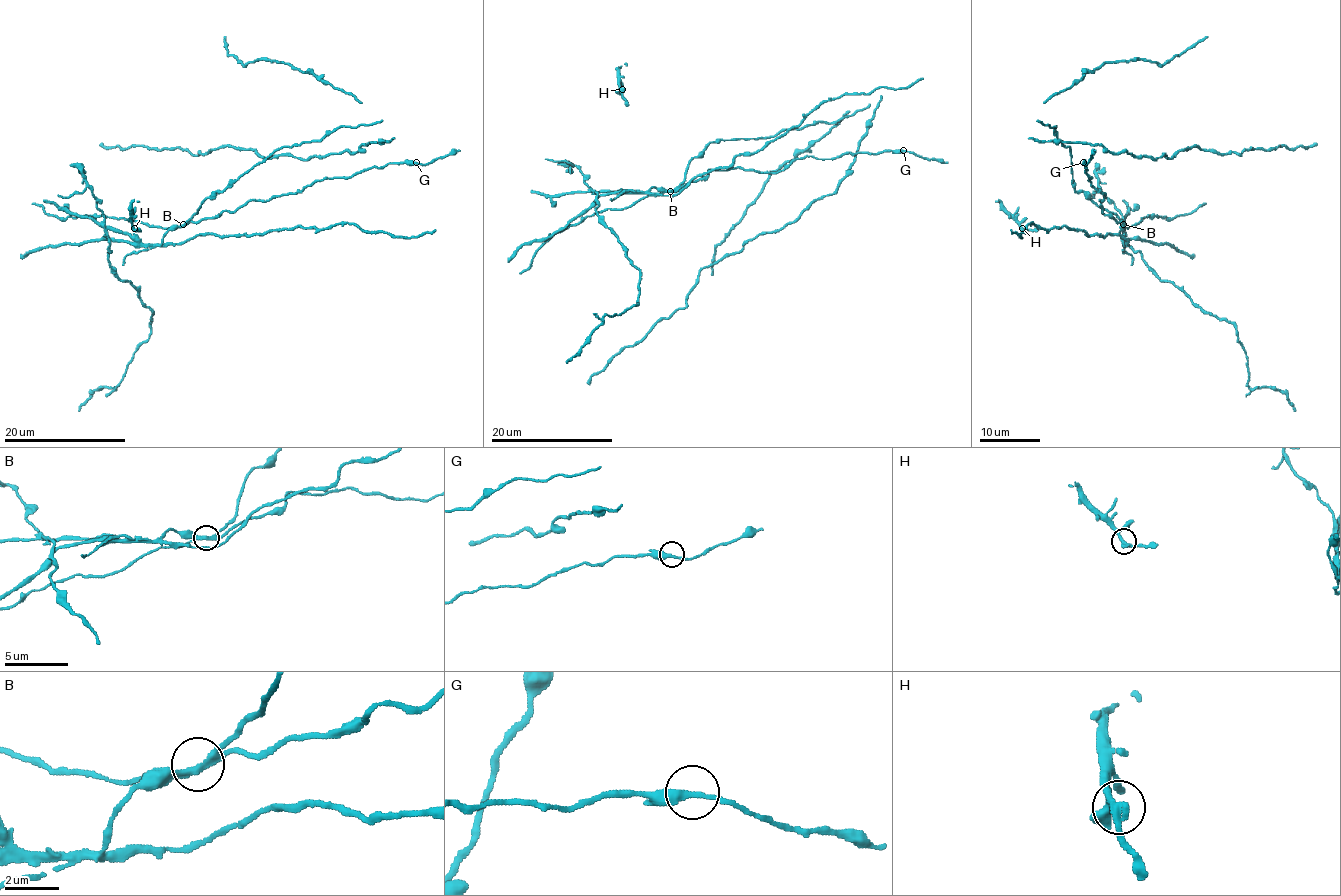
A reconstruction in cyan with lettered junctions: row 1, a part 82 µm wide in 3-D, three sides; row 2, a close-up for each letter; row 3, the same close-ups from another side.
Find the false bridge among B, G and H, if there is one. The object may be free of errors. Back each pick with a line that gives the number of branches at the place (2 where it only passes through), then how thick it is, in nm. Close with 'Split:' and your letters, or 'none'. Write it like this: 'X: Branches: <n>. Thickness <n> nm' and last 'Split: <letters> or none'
B: Branches: 2. Thickness 280 nm
Split: B

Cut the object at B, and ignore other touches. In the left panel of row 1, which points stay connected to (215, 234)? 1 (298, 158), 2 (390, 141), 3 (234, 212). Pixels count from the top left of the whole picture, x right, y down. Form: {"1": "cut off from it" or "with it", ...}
{"1": "with it", "2": "with it", "3": "cut off from it"}

